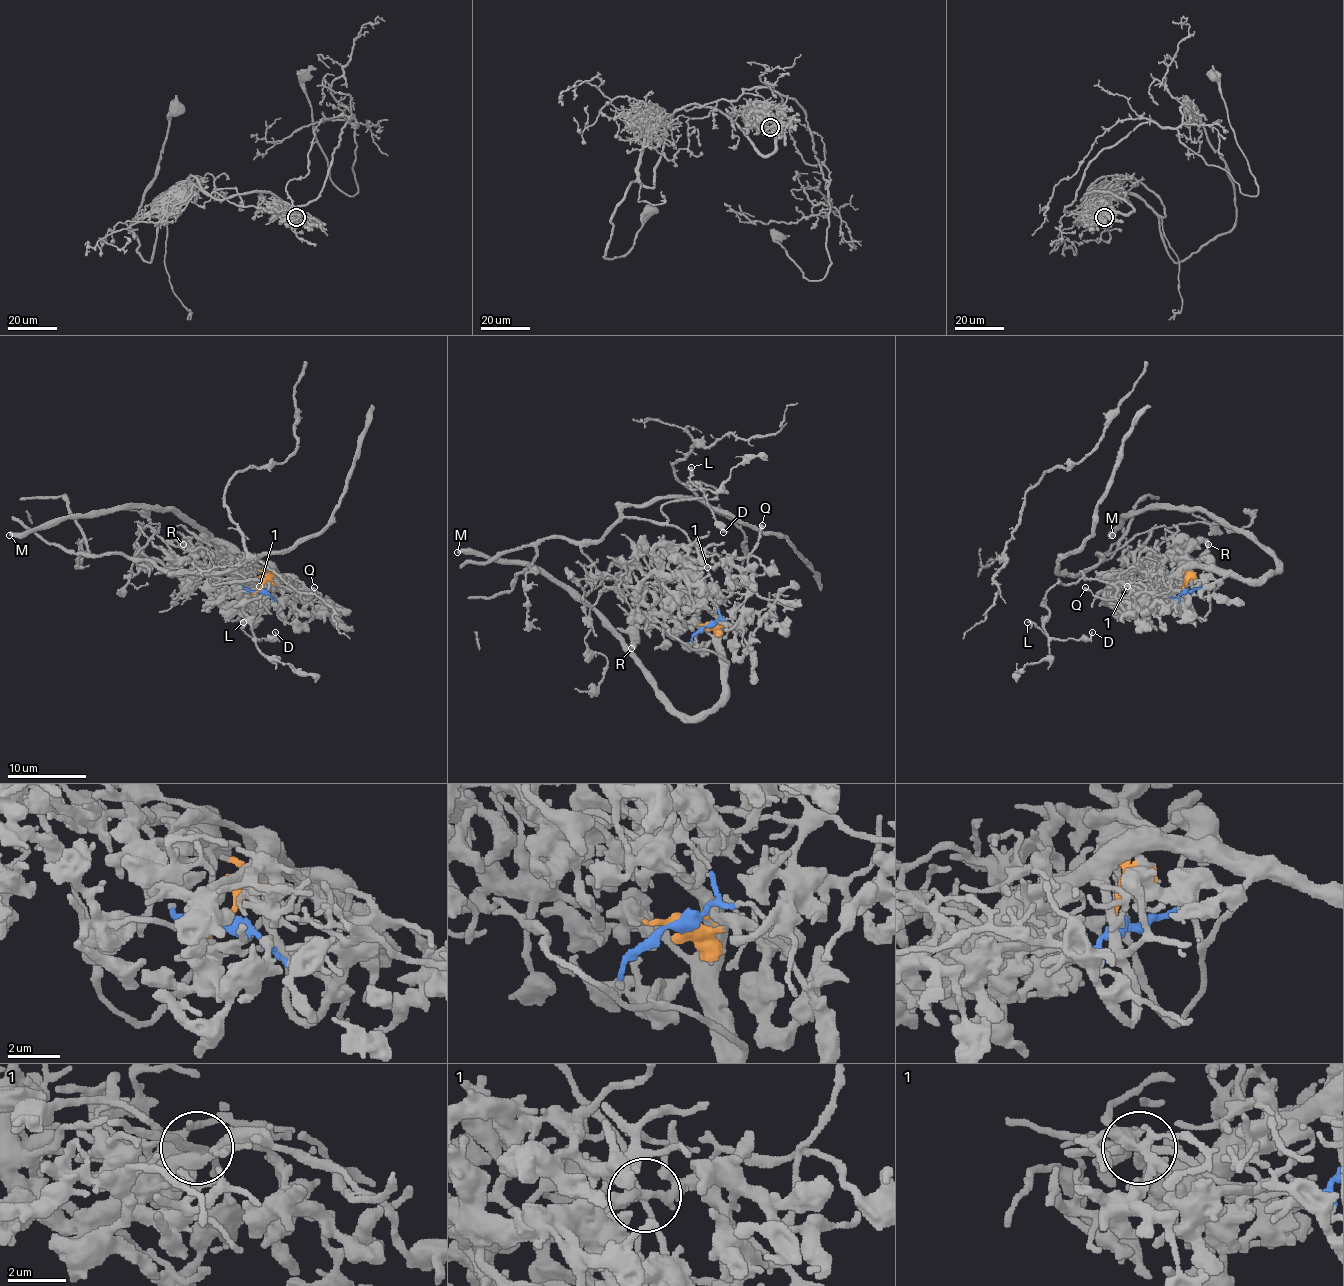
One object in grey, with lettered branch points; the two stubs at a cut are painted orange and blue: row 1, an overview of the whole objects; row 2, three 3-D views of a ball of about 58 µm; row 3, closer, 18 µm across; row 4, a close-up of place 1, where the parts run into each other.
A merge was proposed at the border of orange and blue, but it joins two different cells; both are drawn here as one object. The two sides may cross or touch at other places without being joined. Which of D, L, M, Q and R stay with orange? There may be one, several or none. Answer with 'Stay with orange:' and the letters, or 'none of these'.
Stay with orange: M, Q, R

